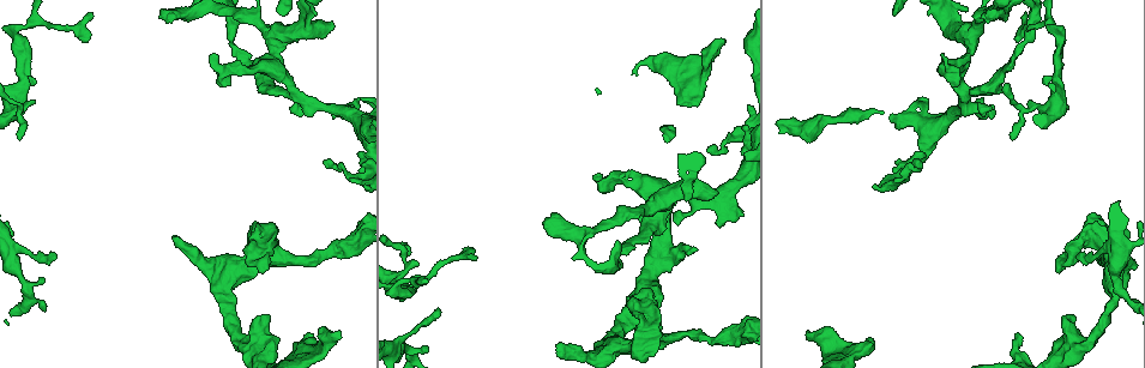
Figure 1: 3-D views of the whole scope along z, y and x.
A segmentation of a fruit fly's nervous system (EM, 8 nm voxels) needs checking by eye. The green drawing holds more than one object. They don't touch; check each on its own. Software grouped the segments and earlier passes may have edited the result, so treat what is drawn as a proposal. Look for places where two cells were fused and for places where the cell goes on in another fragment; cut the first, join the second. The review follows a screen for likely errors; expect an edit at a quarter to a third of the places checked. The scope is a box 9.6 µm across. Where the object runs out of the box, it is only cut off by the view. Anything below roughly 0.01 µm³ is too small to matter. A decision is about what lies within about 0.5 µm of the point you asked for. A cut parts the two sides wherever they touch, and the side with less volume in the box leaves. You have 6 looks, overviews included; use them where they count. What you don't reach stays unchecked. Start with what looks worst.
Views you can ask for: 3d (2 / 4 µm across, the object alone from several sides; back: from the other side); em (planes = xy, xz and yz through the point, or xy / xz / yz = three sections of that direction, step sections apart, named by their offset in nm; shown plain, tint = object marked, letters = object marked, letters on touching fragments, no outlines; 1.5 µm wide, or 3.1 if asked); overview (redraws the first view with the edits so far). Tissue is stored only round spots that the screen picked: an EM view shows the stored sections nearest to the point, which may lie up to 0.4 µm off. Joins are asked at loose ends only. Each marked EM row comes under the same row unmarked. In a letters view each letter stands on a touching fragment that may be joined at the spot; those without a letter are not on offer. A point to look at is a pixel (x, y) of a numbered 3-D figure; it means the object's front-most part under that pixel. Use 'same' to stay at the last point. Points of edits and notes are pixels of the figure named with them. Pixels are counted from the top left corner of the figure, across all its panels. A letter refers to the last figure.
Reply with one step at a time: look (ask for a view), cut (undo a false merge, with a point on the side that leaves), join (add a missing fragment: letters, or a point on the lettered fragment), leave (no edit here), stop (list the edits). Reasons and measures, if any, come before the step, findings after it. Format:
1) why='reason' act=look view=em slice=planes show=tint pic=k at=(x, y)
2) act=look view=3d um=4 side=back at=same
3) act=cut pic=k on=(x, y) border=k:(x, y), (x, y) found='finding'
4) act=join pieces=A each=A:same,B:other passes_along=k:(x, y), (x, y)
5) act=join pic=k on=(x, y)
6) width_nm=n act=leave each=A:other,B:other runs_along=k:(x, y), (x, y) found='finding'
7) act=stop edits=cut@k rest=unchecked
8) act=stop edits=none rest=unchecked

why='branch stops here' act=look view=3d um=2 pic=1 at=(721, 42)

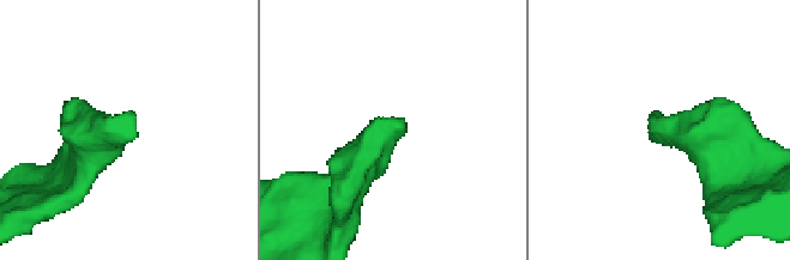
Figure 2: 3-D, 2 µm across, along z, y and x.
act=look view=em slice=yz step=8 show=tint pic=2 at=(393, 124)

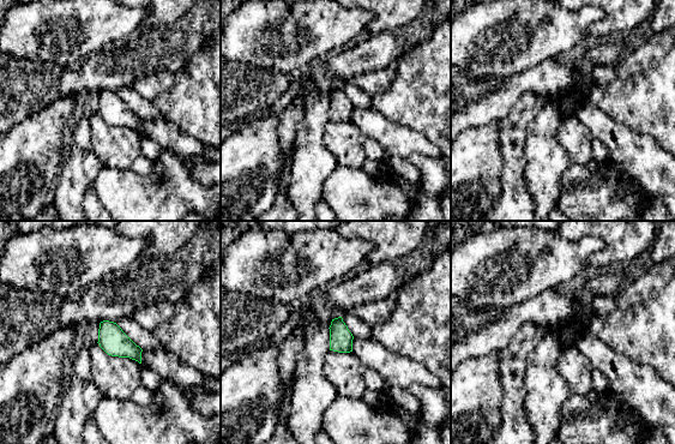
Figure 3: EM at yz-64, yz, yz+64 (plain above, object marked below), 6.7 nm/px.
why='another direction' act=look view=em slice=planes show=letters at=same

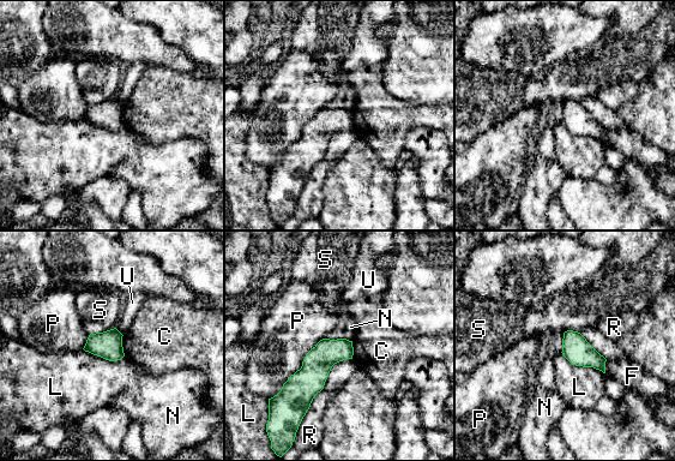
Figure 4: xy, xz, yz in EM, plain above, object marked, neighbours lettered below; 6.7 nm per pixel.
act=leave each=C:other,F:other,L:other,N:other,P:other,R:other,S:other,U:other found='no lettered fragment goes on from it'

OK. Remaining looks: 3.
why='free end' act=look view=em slice=planes show=letters pic=1 at=(311, 335)

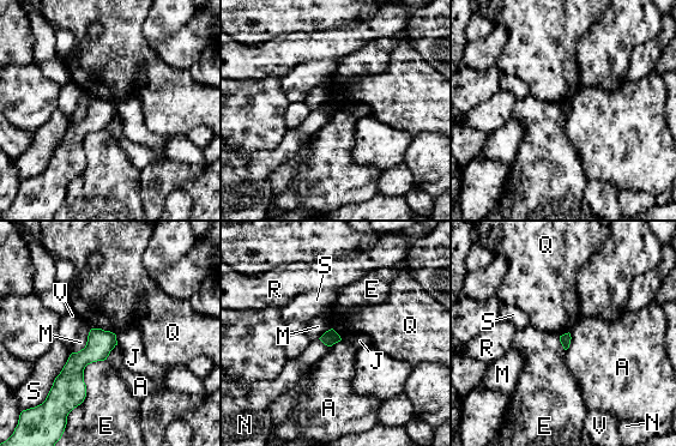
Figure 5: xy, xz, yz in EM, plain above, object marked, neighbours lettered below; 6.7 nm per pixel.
act=leave each=A:other,E:other,J:other,M:other,N:other,Q:other,R:other,S:other,V:other border=5:(91, 327), (109, 330), (115, 335) found='none of them fits'

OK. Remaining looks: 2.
why='thin end' act=look view=em slice=planes show=letters pic=1 at=(1080, 257)

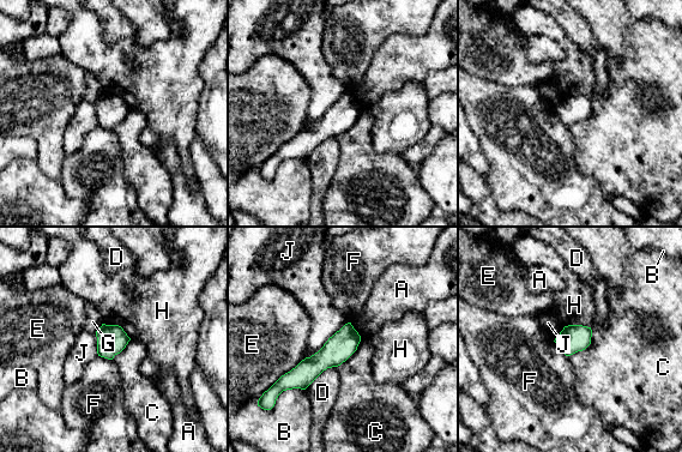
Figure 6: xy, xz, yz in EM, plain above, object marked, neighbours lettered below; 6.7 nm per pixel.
act=leave each=A:other,B:other,C:other,D:other,E:other,F:other,G:other,H:other,J:other found='no lettered fragment goes on from it'

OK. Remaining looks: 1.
act=stop edits=none rest=unchecked

